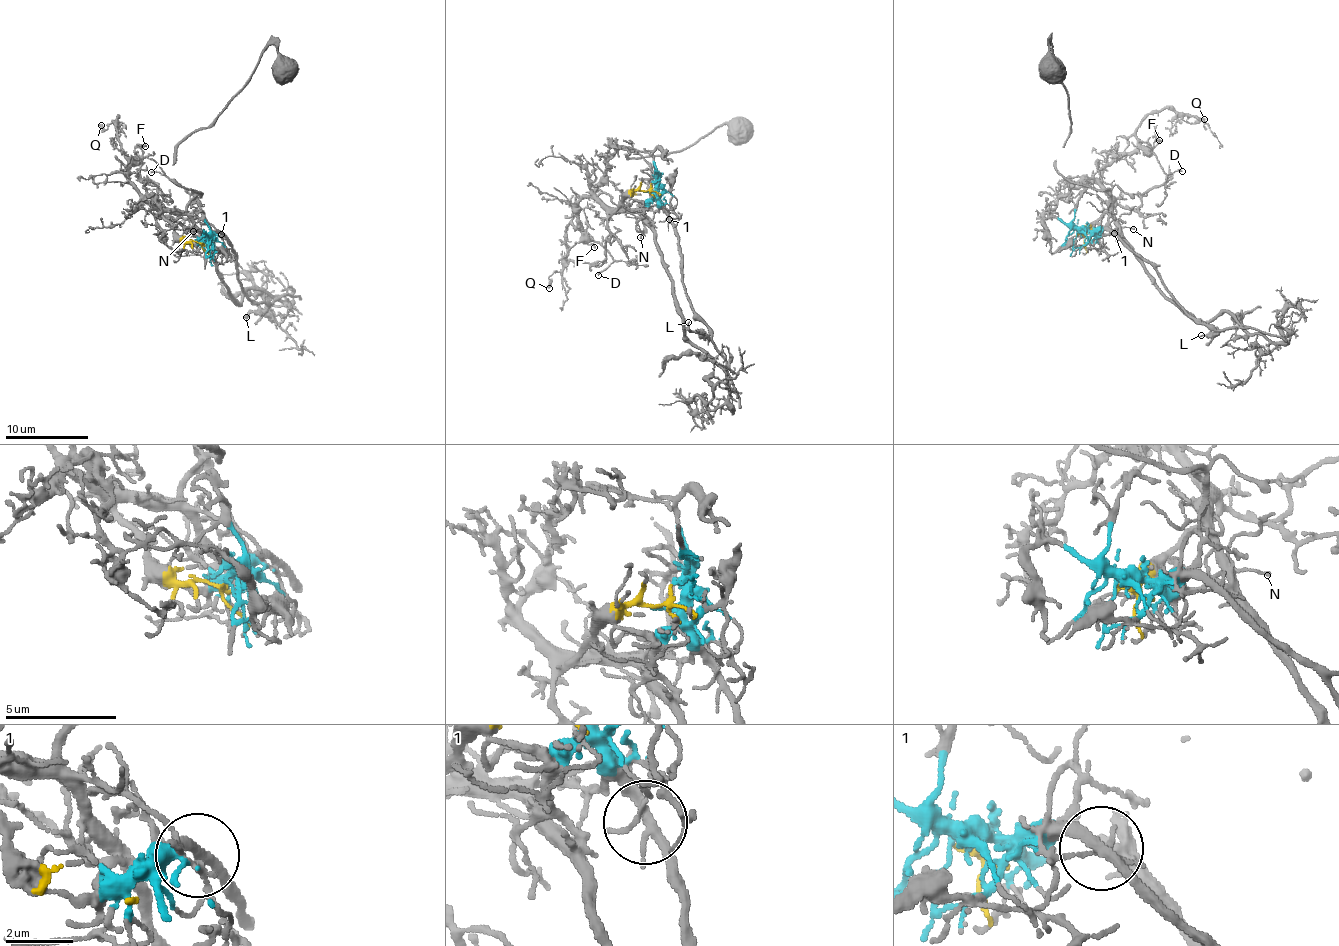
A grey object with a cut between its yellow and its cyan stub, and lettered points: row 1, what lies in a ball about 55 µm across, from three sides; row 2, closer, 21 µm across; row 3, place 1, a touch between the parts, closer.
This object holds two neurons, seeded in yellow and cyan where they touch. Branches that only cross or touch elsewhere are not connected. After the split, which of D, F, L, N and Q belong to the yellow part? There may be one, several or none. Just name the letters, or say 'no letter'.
D, F, Q

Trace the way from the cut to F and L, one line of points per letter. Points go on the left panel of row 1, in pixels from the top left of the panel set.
F: (201, 242), (183, 240), (129, 179), (135, 149), (145, 146)
L: (203, 242), (206, 237), (219, 232), (227, 238), (241, 290), (254, 302), (261, 300), (267, 306), (246, 317)

